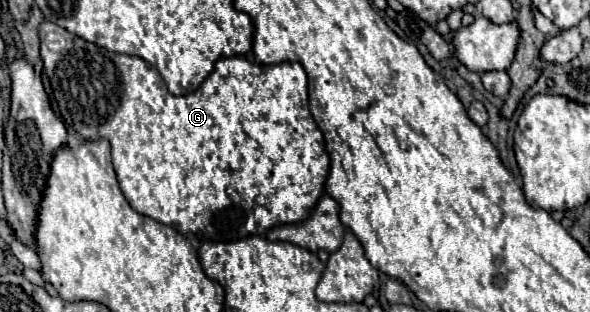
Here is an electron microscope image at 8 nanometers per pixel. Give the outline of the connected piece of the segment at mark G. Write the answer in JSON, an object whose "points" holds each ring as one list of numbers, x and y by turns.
{"points":[[44,22,40,26,40,56,44,62,44,72,50,80,52,94,58,102,60,116,68,126,72,126,84,140,100,140,106,138,112,144,112,158,114,158,114,170,118,174,120,188,130,202,130,206,142,214,148,216,156,222,168,224,176,228,178,232,194,234,202,240,210,242,234,242,242,240,254,234,264,234,270,228,276,228,280,224,292,224,292,222,302,222,308,218,310,210,316,206,318,198,322,196,322,182,328,174,328,164,330,158,324,148,324,138,322,132,318,130,318,124,314,122,310,110,308,110,308,80,306,72,298,62,284,62,284,64,274,64,274,66,264,66,264,64,254,64,246,56,230,56,222,58,216,62,214,72,202,82,202,86,192,92,190,96,174,96,168,92,162,76,154,66,150,66,146,60,138,56,126,56,126,54,116,54,106,48,100,48,92,42,86,42,68,30,56,26,54,22]]}

